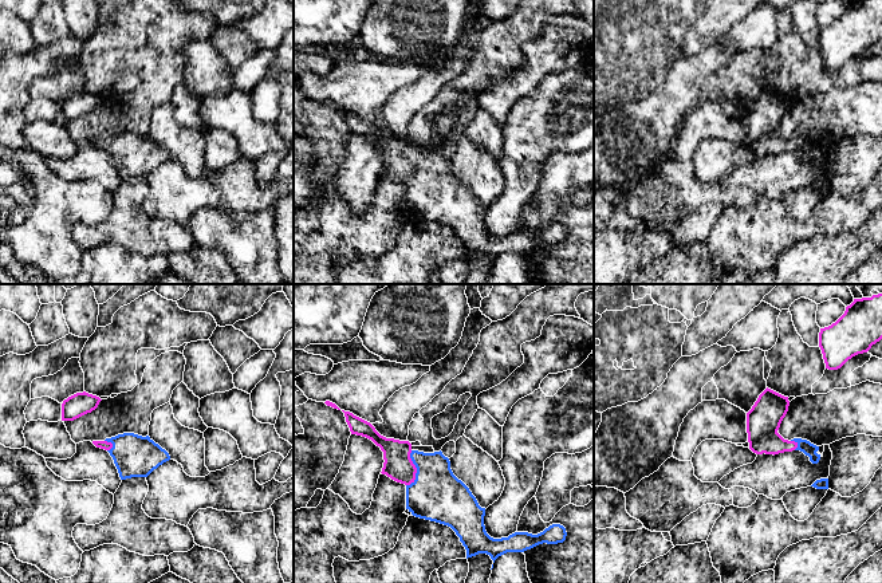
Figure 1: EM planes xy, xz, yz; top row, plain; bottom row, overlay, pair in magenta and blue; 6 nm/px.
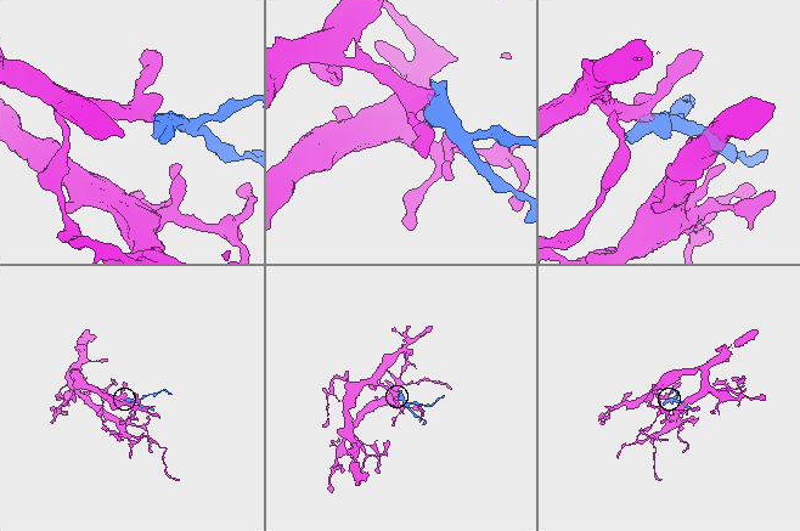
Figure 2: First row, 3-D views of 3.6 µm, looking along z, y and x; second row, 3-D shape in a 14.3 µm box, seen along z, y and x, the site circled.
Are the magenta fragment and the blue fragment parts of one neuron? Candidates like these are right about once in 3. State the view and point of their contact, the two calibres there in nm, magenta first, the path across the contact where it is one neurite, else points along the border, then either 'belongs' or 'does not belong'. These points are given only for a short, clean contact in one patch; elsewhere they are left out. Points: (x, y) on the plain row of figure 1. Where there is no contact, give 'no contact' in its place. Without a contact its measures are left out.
contact xz (416, 169); calibres 170 and 320 nm; way xz (398, 165), (416, 169), (437, 195); belongs

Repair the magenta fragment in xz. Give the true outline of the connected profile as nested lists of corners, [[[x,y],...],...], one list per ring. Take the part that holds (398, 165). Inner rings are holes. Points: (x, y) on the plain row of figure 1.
[[[344,111],[351,134],[371,139],[383,151],[382,174],[406,185],[406,209],[416,217],[450,226],[466,249],[466,259],[487,253],[495,260],[507,252],[524,252],[539,244],[566,240],[566,228],[552,224],[538,235],[515,232],[508,237],[491,237],[481,208],[469,188],[458,180],[442,151],[424,153],[412,149],[409,141],[381,135],[375,127]]]

